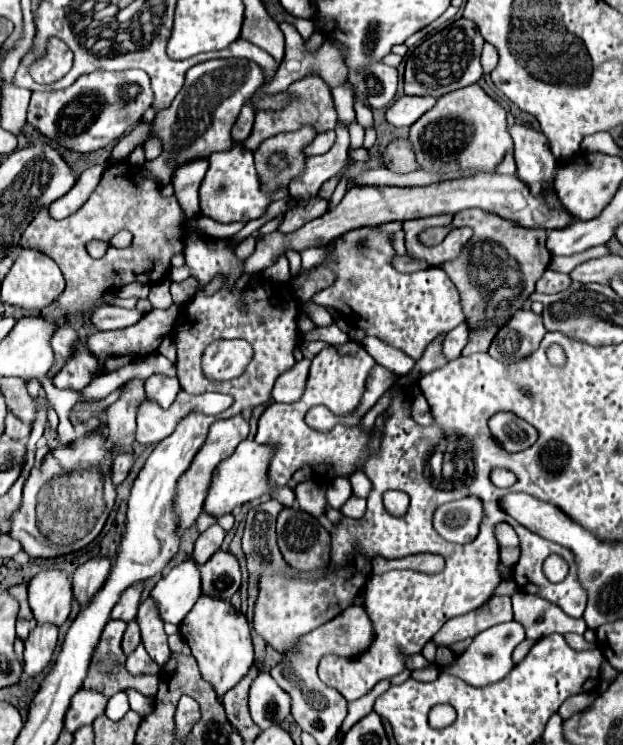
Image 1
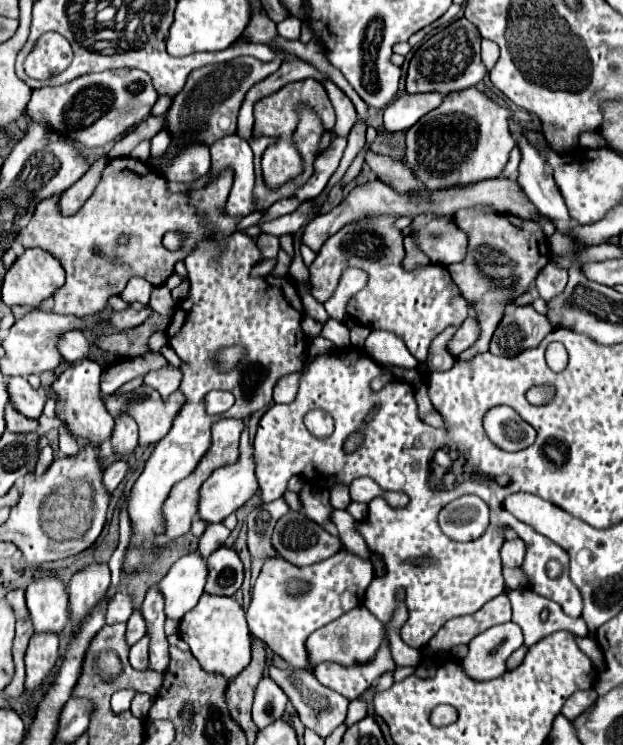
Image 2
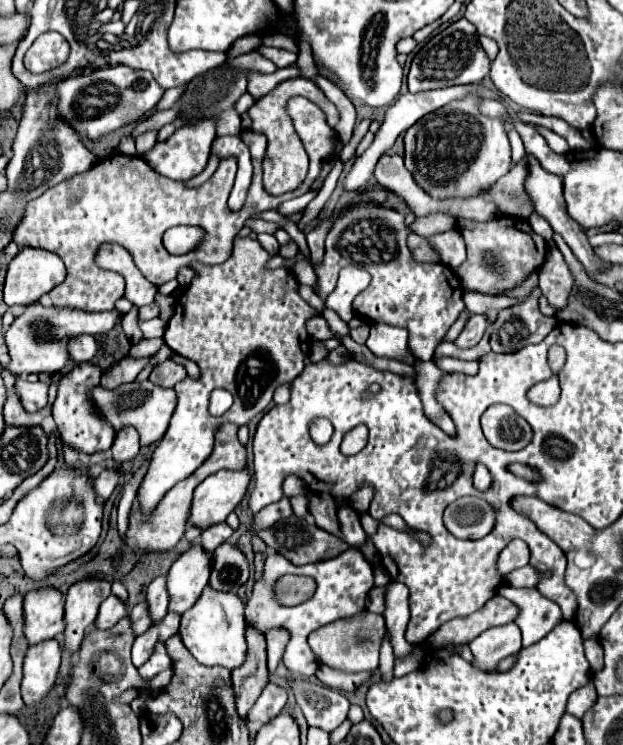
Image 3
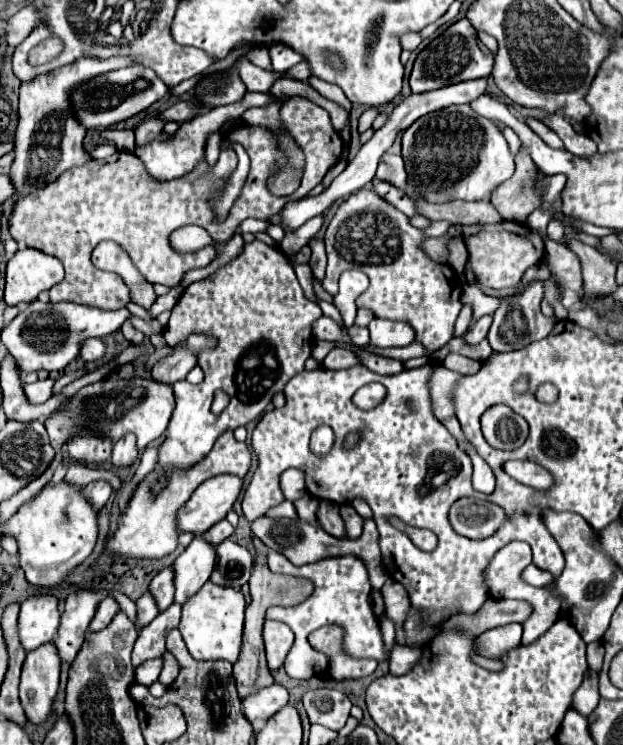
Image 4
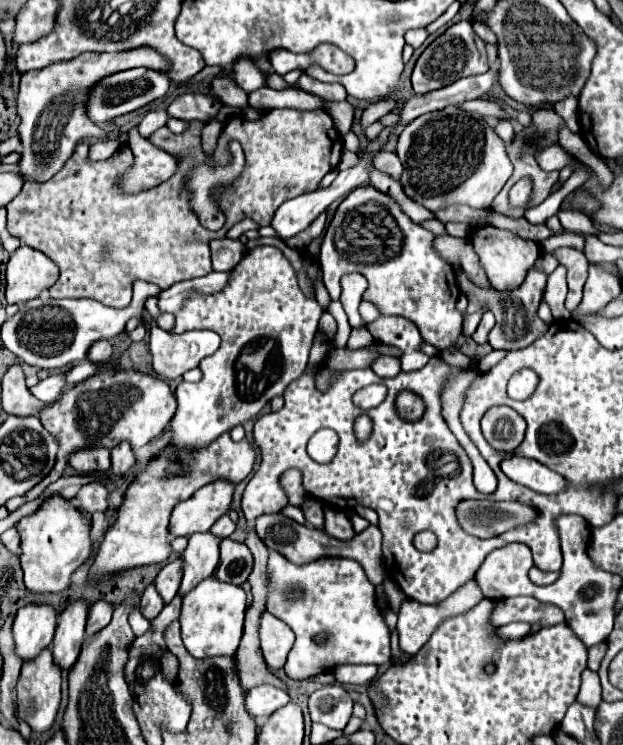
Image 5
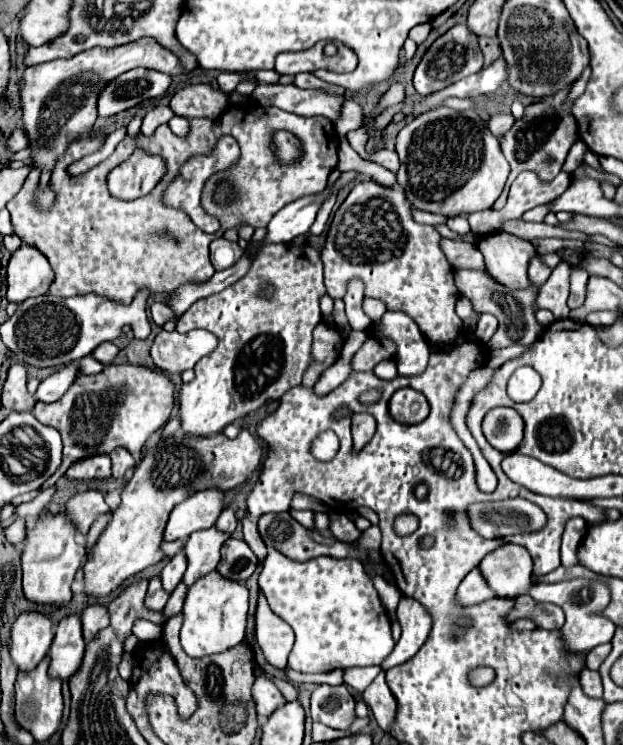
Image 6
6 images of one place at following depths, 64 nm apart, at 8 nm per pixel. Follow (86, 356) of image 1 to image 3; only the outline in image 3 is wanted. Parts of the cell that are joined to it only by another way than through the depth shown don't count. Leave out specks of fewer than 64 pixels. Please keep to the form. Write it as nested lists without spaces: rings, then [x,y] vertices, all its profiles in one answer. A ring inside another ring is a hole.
[[[88,362],[88,364],[78,364],[78,366],[74,366],[74,368],[72,368],[68,374],[64,374],[62,380],[58,382],[58,398],[56,398],[54,406],[52,406],[52,416],[54,416],[54,420],[56,420],[56,424],[58,424],[60,438],[62,438],[68,446],[72,446],[72,448],[76,448],[76,450],[80,450],[80,452],[84,452],[84,454],[94,454],[94,452],[104,452],[104,450],[108,450],[108,448],[112,446],[114,436],[116,436],[112,424],[106,422],[106,420],[96,412],[96,408],[94,408],[94,404],[92,404],[92,396],[90,396],[90,394],[92,394],[92,390],[100,384],[100,374],[102,374],[100,366],[90,364],[90,362]]]

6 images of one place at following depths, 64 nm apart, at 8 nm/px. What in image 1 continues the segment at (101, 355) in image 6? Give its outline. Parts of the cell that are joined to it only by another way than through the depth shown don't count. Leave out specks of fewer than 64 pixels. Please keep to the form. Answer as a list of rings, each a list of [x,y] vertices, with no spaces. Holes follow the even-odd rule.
[[[58,326],[56,332],[52,334],[50,338],[50,346],[54,350],[56,356],[62,356],[62,358],[70,358],[70,350],[74,348],[78,340],[78,332],[70,326]]]

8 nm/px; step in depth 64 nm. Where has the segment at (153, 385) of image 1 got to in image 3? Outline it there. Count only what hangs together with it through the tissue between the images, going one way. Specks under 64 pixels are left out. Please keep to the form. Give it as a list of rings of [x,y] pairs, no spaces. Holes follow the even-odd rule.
[[[166,360],[158,366],[154,366],[148,380],[154,382],[156,386],[160,386],[160,388],[174,388],[180,380],[184,380],[184,376],[186,376],[184,366],[172,362],[172,360]]]

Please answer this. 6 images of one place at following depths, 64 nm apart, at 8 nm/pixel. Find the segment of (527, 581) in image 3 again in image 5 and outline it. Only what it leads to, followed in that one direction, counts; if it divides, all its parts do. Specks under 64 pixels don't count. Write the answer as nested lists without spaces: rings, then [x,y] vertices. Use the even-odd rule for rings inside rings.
[[[532,566],[530,568],[530,572],[528,572],[528,578],[534,582],[534,584],[538,584],[538,586],[546,586],[546,584],[552,584],[556,578],[558,578],[558,574],[560,572],[542,572],[542,570],[538,570],[536,566]]]

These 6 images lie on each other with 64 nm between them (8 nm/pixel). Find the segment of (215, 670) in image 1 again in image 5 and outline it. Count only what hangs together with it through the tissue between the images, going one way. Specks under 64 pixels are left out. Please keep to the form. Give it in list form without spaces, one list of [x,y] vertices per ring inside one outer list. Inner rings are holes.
[[[214,576],[202,580],[192,592],[182,600],[182,640],[186,650],[194,658],[212,658],[212,656],[234,656],[244,630],[244,612],[246,612],[246,592],[240,586],[224,584]]]

